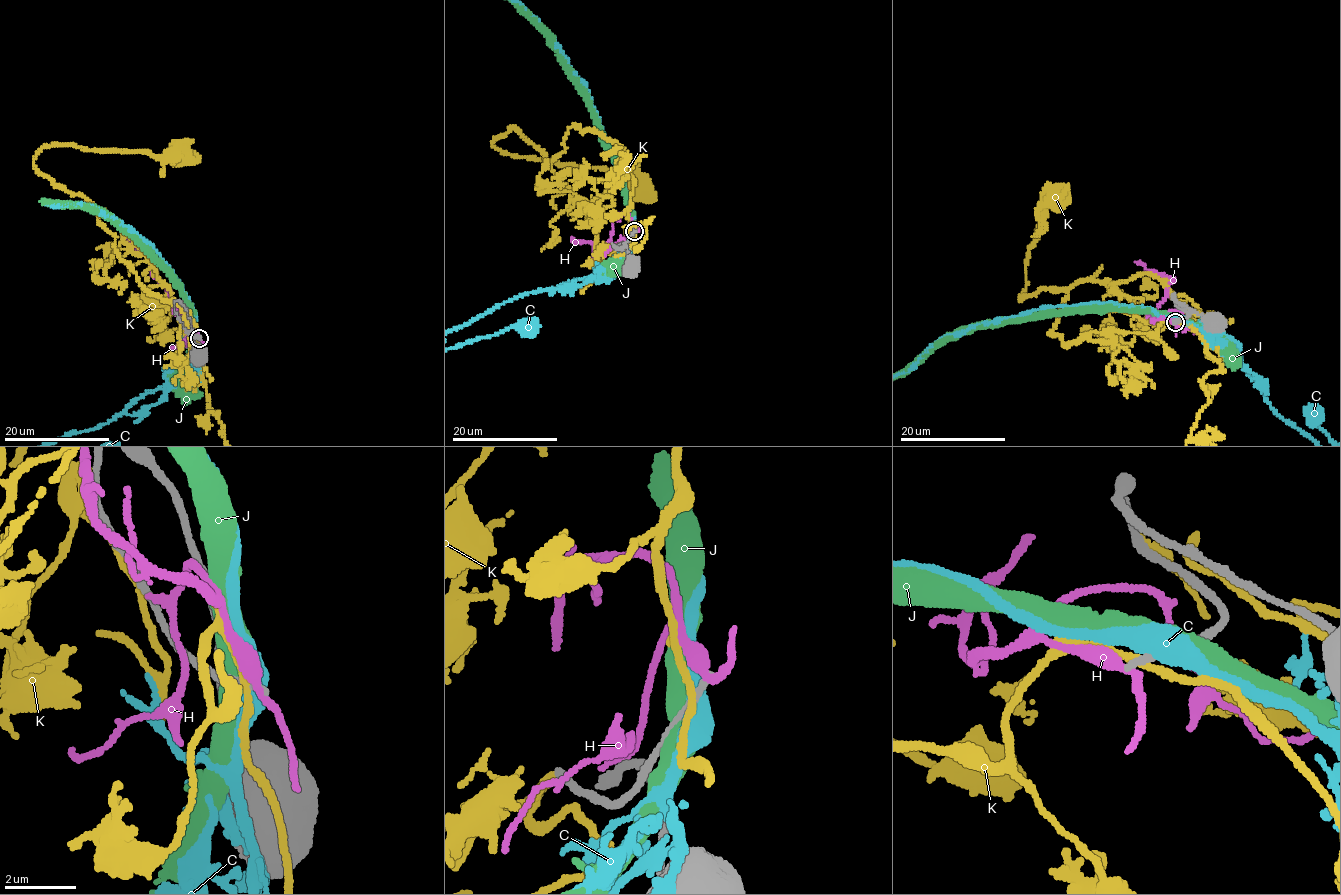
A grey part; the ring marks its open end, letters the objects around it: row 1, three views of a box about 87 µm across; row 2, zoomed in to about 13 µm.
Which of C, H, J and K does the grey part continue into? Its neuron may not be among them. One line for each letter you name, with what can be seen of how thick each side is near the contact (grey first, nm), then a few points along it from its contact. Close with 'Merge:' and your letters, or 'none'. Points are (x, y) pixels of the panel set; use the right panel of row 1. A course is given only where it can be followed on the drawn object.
Merge: none

